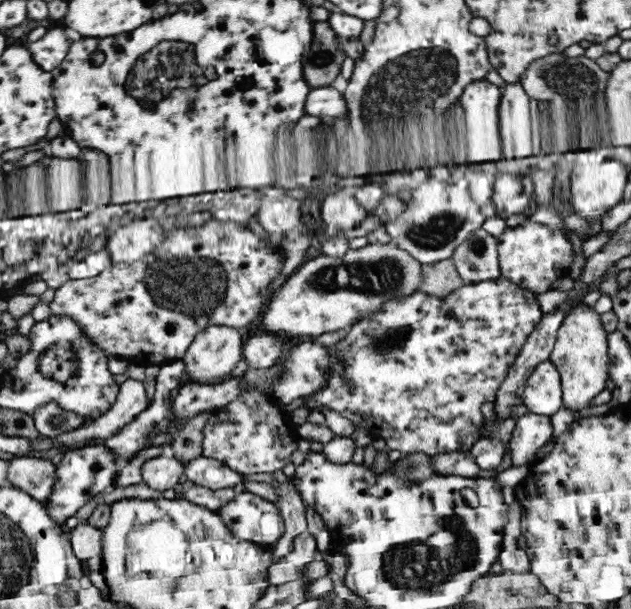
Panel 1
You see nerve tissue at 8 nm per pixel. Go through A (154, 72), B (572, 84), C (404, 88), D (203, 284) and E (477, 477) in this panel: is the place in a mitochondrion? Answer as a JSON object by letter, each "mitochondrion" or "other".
{"A":"mitochondrion","B":"mitochondrion","C":"mitochondrion","D":"mitochondrion","E":"other"}

